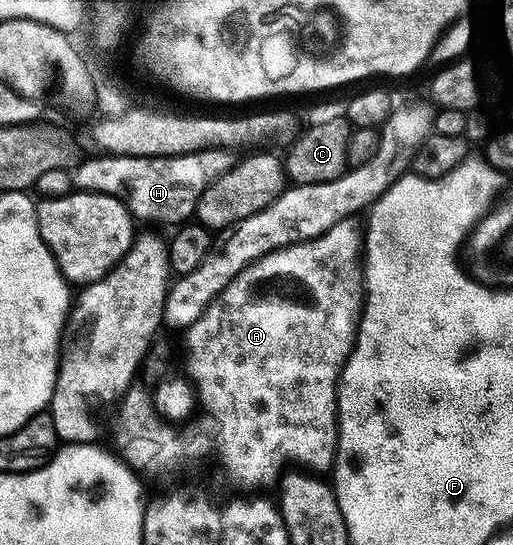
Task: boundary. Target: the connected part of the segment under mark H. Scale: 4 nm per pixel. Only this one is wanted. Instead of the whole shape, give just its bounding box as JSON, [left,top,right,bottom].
[72,151,234,225]

